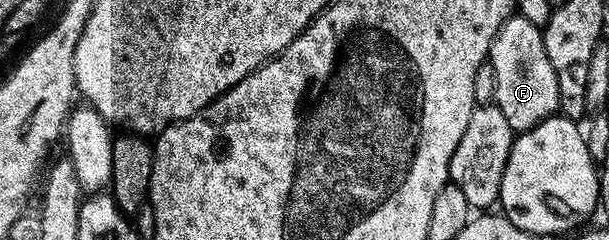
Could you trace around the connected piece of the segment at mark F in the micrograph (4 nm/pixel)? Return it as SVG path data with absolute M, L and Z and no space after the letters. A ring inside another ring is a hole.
M511 16L496 32L490 57L492 72L496 72L496 92L493 105L504 112L515 132L530 130L545 118L555 117L560 110L560 88L556 84L556 68L544 52L540 27L517 16Z

